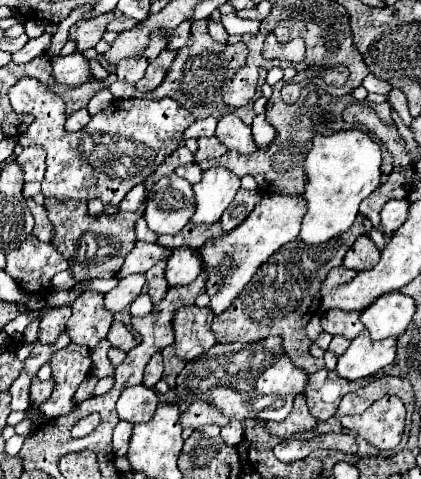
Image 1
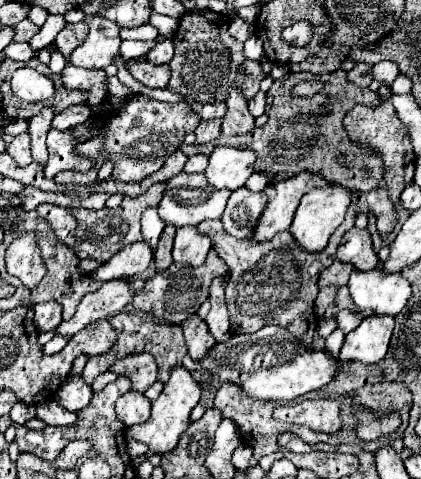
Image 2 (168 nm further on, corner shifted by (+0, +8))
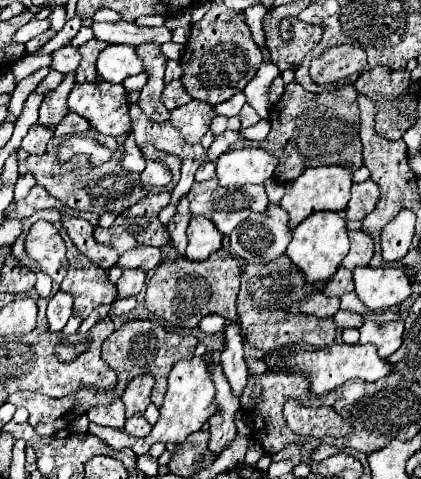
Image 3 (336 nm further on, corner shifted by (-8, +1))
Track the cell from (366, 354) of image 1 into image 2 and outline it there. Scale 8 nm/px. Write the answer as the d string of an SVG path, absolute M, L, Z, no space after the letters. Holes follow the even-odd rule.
M368 316L360 322L358 328L354 328L350 334L346 334L344 346L340 350L340 360L356 360L356 362L364 362L364 364L376 364L378 360L382 360L386 356L388 350L388 342L394 330L394 318L392 316Z

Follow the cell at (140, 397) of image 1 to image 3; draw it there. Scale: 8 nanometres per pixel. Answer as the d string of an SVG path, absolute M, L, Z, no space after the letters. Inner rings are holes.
M136 413L130 419L126 419L126 425L124 425L124 431L134 437L146 437L150 433L150 429L152 429L152 425L146 421L146 417L142 413Z

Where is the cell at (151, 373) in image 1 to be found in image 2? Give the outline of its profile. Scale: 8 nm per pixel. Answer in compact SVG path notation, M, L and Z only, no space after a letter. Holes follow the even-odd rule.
M132 354L116 360L110 368L118 376L132 380L132 392L146 392L156 382L156 362L150 354Z

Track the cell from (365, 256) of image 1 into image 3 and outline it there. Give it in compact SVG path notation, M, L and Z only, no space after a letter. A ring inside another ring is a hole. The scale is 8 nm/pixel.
M348 231L350 235L350 251L344 257L342 265L346 269L356 269L356 267L366 267L374 255L374 241L368 233L364 231Z

